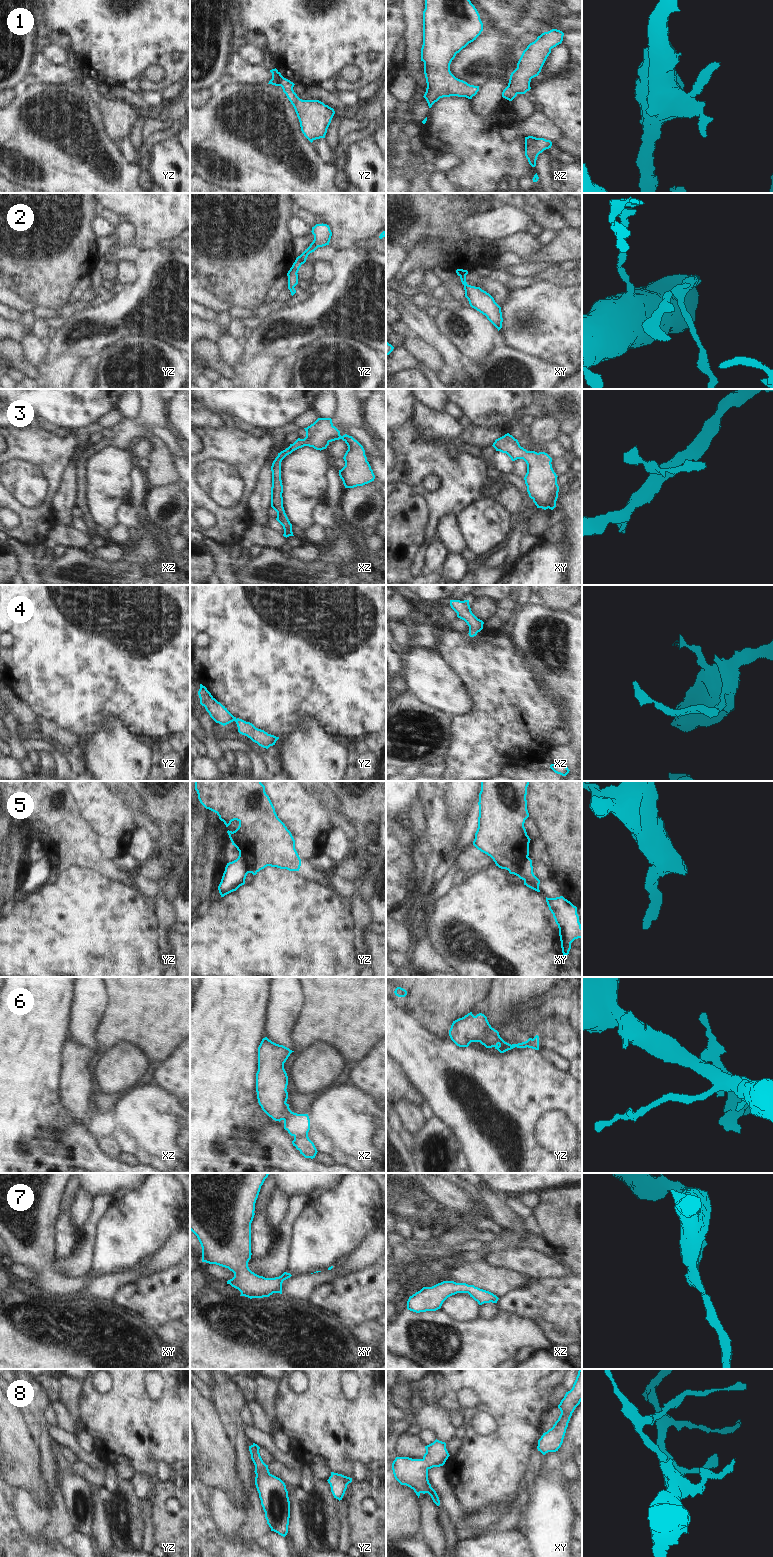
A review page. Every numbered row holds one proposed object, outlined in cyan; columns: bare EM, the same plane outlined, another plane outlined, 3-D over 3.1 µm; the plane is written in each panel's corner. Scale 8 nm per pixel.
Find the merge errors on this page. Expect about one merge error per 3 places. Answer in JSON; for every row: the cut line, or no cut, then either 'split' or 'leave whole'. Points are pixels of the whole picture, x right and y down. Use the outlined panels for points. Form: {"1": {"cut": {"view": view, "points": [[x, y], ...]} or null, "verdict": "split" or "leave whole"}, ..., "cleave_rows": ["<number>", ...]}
{"1": {"cut": {"view": "xz", "points": [[507, 86], [517, 93]]}, "verdict": "split"}, "2": {"cut": null, "verdict": "leave whole"}, "3": {"cut": null, "verdict": "leave whole"}, "4": {"cut": null, "verdict": "leave whole"}, "5": {"cut": {"view": "xy", "points": [[527, 856], [524, 856], [509, 871]]}, "verdict": "split"}, "6": {"cut": {"view": "xz", "points": [[286, 1103], [286, 1112], [283, 1119]]}, "verdict": "split"}, "7": {"cut": null, "verdict": "leave whole"}, "8": {"cut": null, "verdict": "leave whole"}, "cleave_rows": ["1", "5", "6"]}

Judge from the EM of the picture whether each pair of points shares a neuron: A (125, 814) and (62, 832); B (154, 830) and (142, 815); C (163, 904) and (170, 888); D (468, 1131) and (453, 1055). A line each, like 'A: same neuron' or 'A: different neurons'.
A: different neurons
B: same neuron
C: different neurons
D: same neuron

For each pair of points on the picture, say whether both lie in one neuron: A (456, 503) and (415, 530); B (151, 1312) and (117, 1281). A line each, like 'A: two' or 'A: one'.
A: two
B: two

